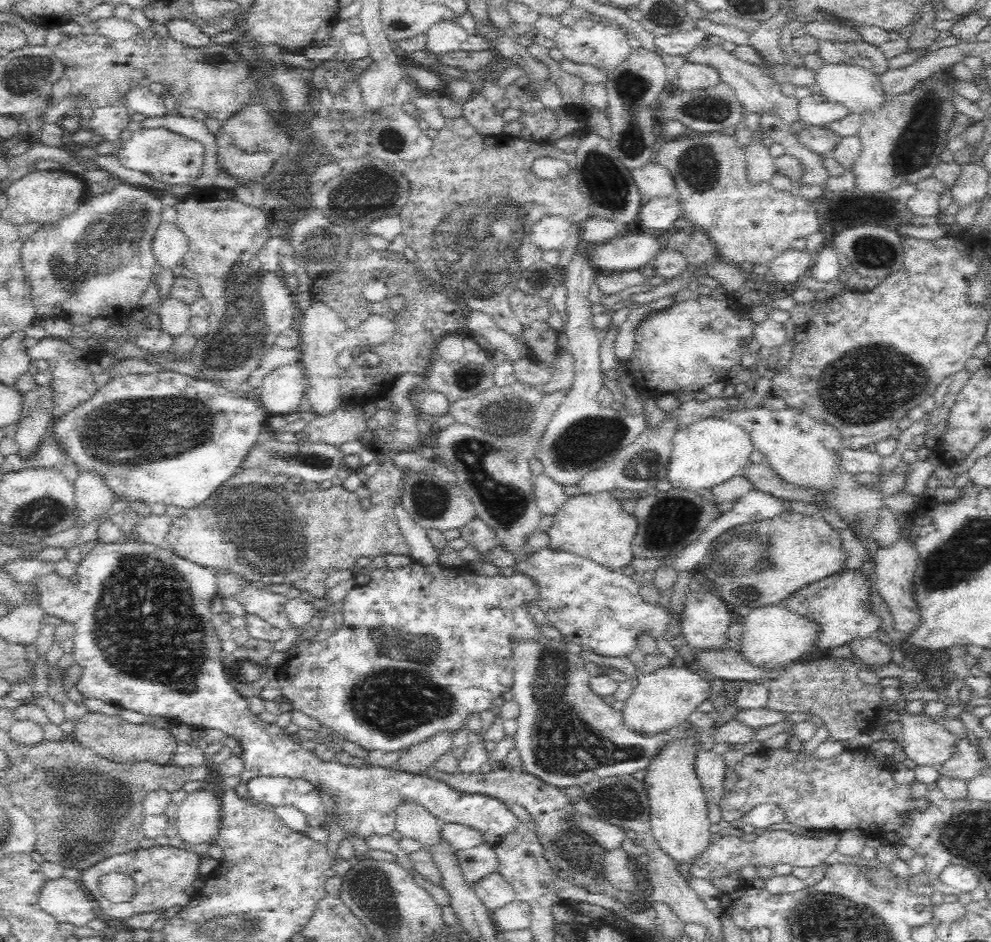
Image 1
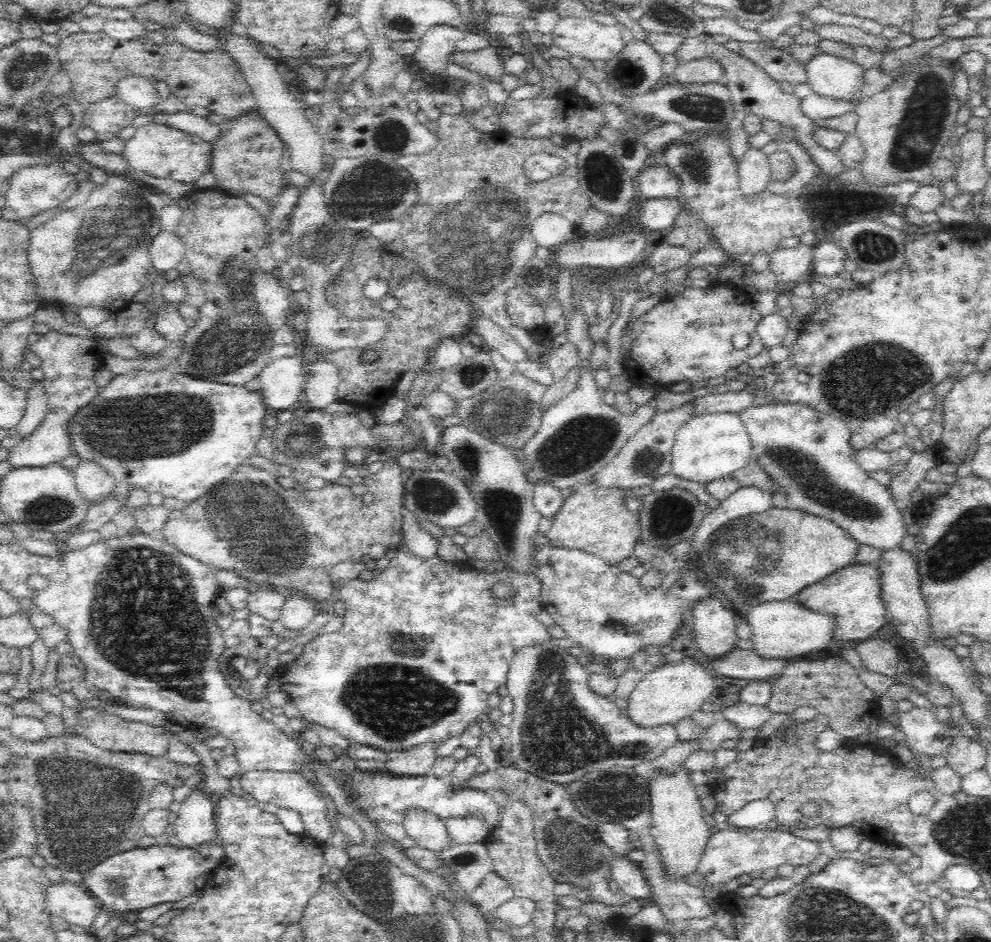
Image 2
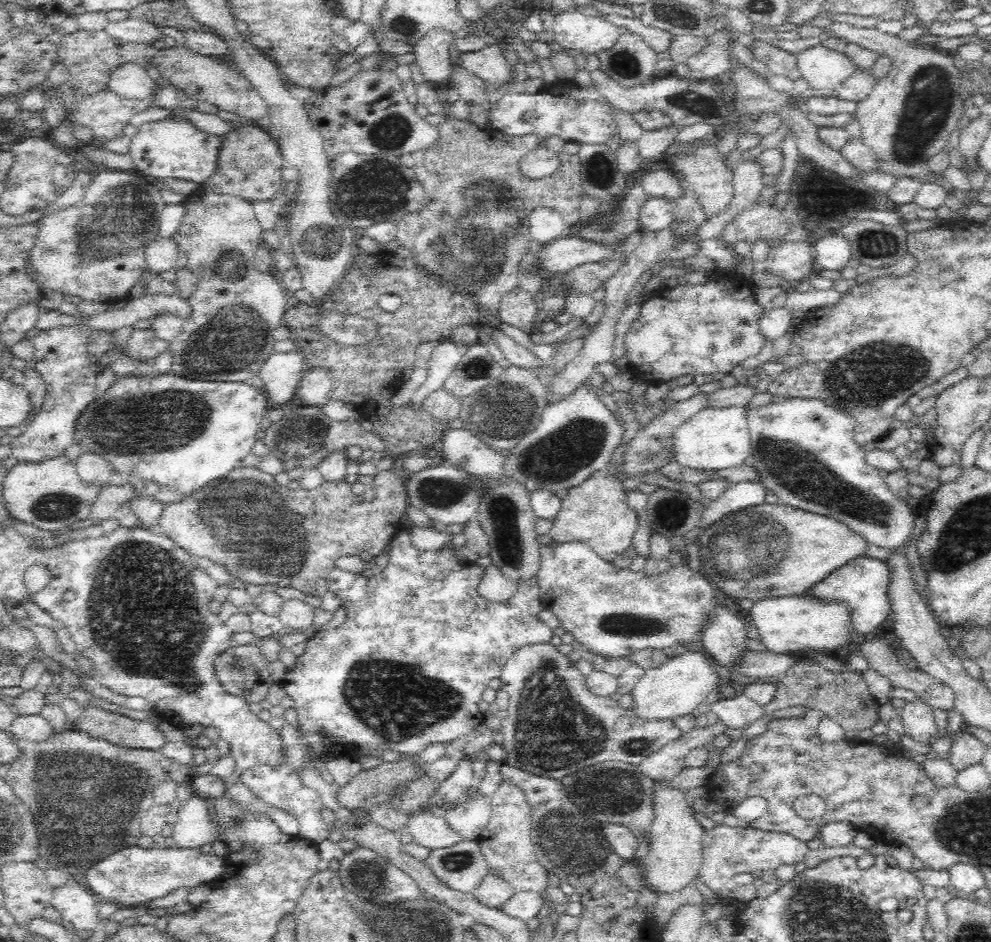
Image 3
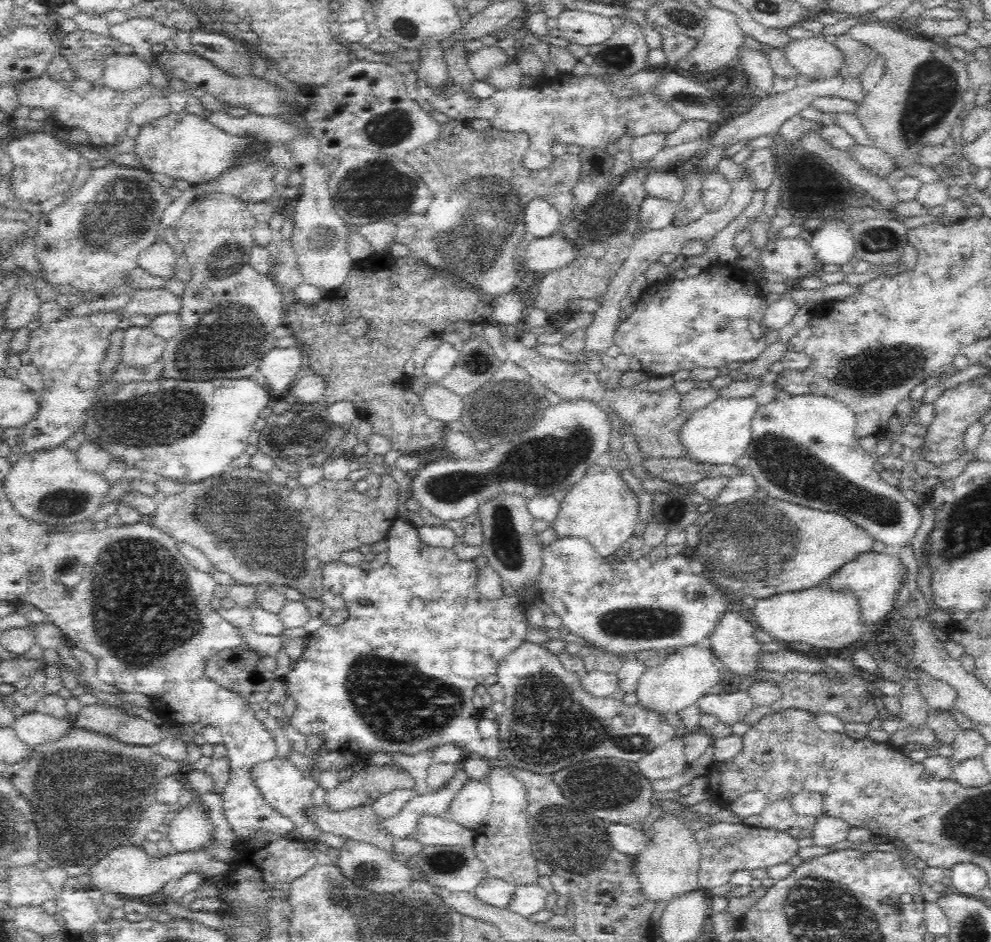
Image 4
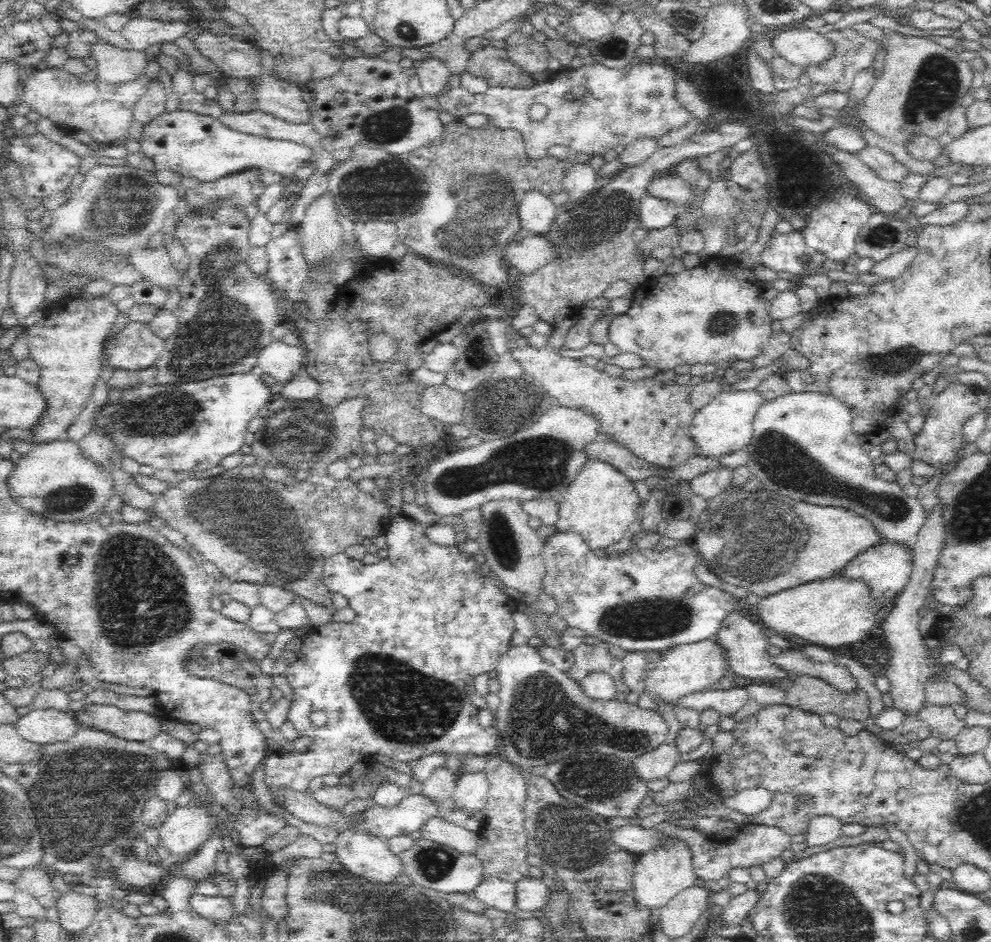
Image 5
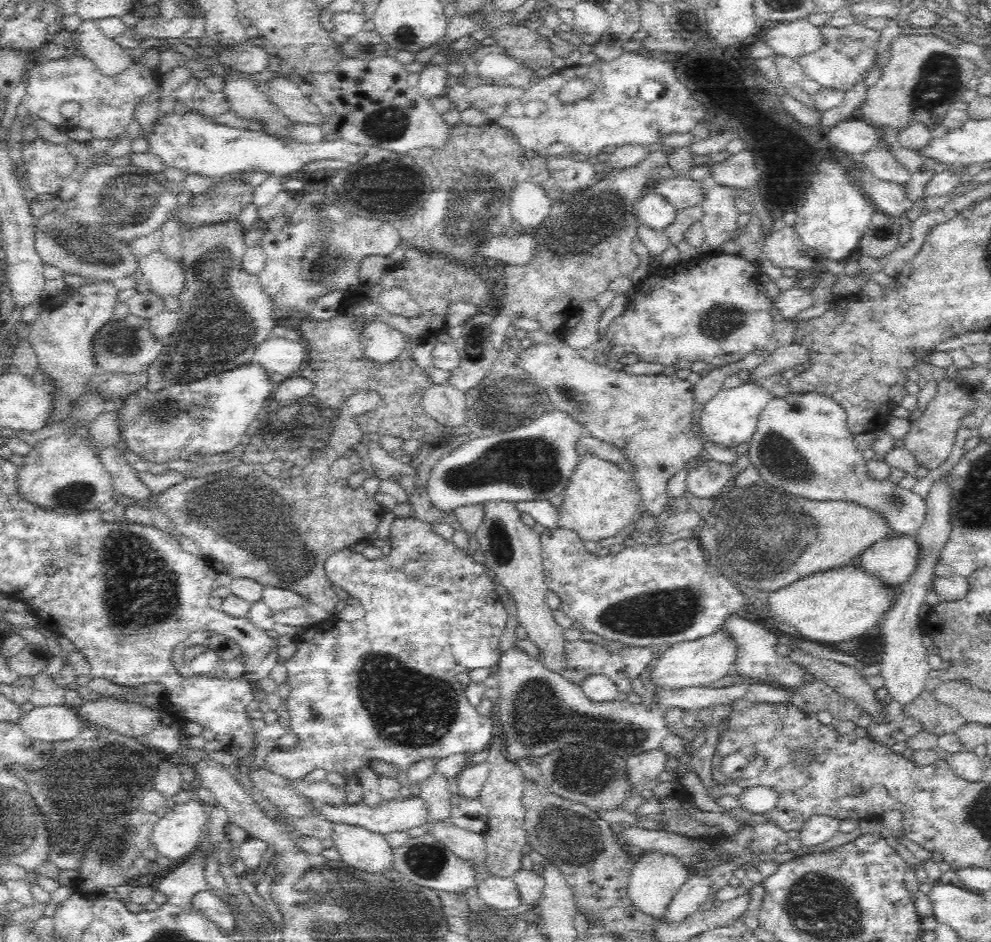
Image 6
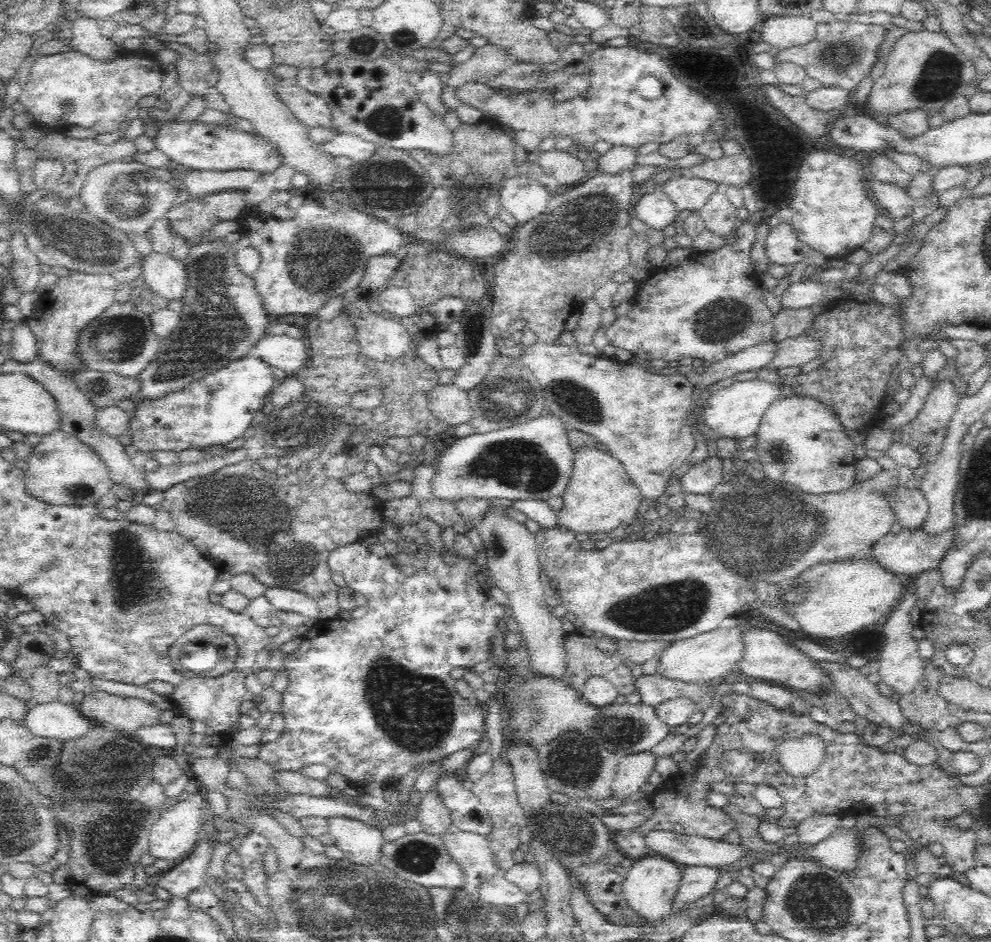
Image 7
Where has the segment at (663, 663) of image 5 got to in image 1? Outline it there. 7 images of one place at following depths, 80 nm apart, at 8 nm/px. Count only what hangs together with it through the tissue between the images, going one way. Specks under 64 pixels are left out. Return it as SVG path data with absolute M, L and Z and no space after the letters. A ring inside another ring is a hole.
M688 666L662 667L656 669L654 674L640 674L636 688L623 706L624 723L638 732L675 731L685 724L686 718L696 712L698 706L708 700L709 696L710 682L702 674L694 672Z

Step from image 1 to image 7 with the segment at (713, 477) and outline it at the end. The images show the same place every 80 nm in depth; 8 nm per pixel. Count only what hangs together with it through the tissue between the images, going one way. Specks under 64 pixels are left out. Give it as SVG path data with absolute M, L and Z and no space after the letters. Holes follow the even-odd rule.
M752 377L752 380L734 381L730 386L713 390L706 404L703 414L706 426L720 438L739 440L756 435L764 413L772 403L783 397L782 387L776 382L764 380L763 377Z

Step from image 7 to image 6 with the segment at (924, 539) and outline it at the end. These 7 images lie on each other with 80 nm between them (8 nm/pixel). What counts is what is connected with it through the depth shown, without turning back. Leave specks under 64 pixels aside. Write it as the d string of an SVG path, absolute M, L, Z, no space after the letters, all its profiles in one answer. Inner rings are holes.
M915 536L886 537L872 544L855 563L886 581L886 585L899 589L916 570L922 550Z

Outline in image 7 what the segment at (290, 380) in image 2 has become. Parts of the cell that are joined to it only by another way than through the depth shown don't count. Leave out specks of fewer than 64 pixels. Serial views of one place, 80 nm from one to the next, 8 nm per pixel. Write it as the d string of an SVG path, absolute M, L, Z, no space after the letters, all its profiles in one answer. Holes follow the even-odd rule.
M270 333L255 344L255 353L272 368L282 368L288 376L296 374L307 362L309 350L302 338L296 339L286 334Z

